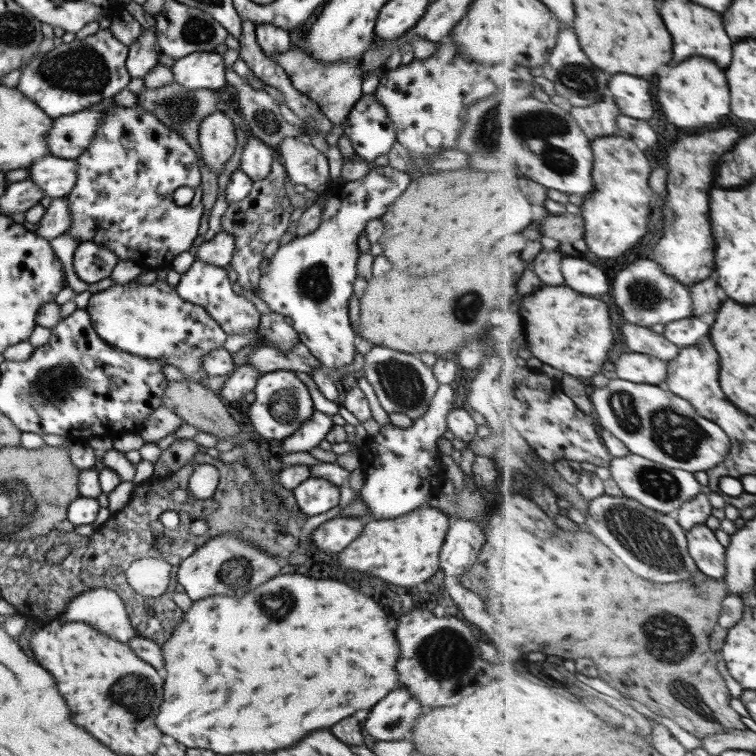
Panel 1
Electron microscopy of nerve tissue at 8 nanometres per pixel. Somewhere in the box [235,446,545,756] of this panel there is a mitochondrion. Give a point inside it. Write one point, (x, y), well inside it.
(443, 656)

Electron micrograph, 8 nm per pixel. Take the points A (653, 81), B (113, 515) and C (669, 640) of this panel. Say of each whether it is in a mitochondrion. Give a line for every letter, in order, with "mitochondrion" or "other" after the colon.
A: other
B: other
C: mitochondrion

